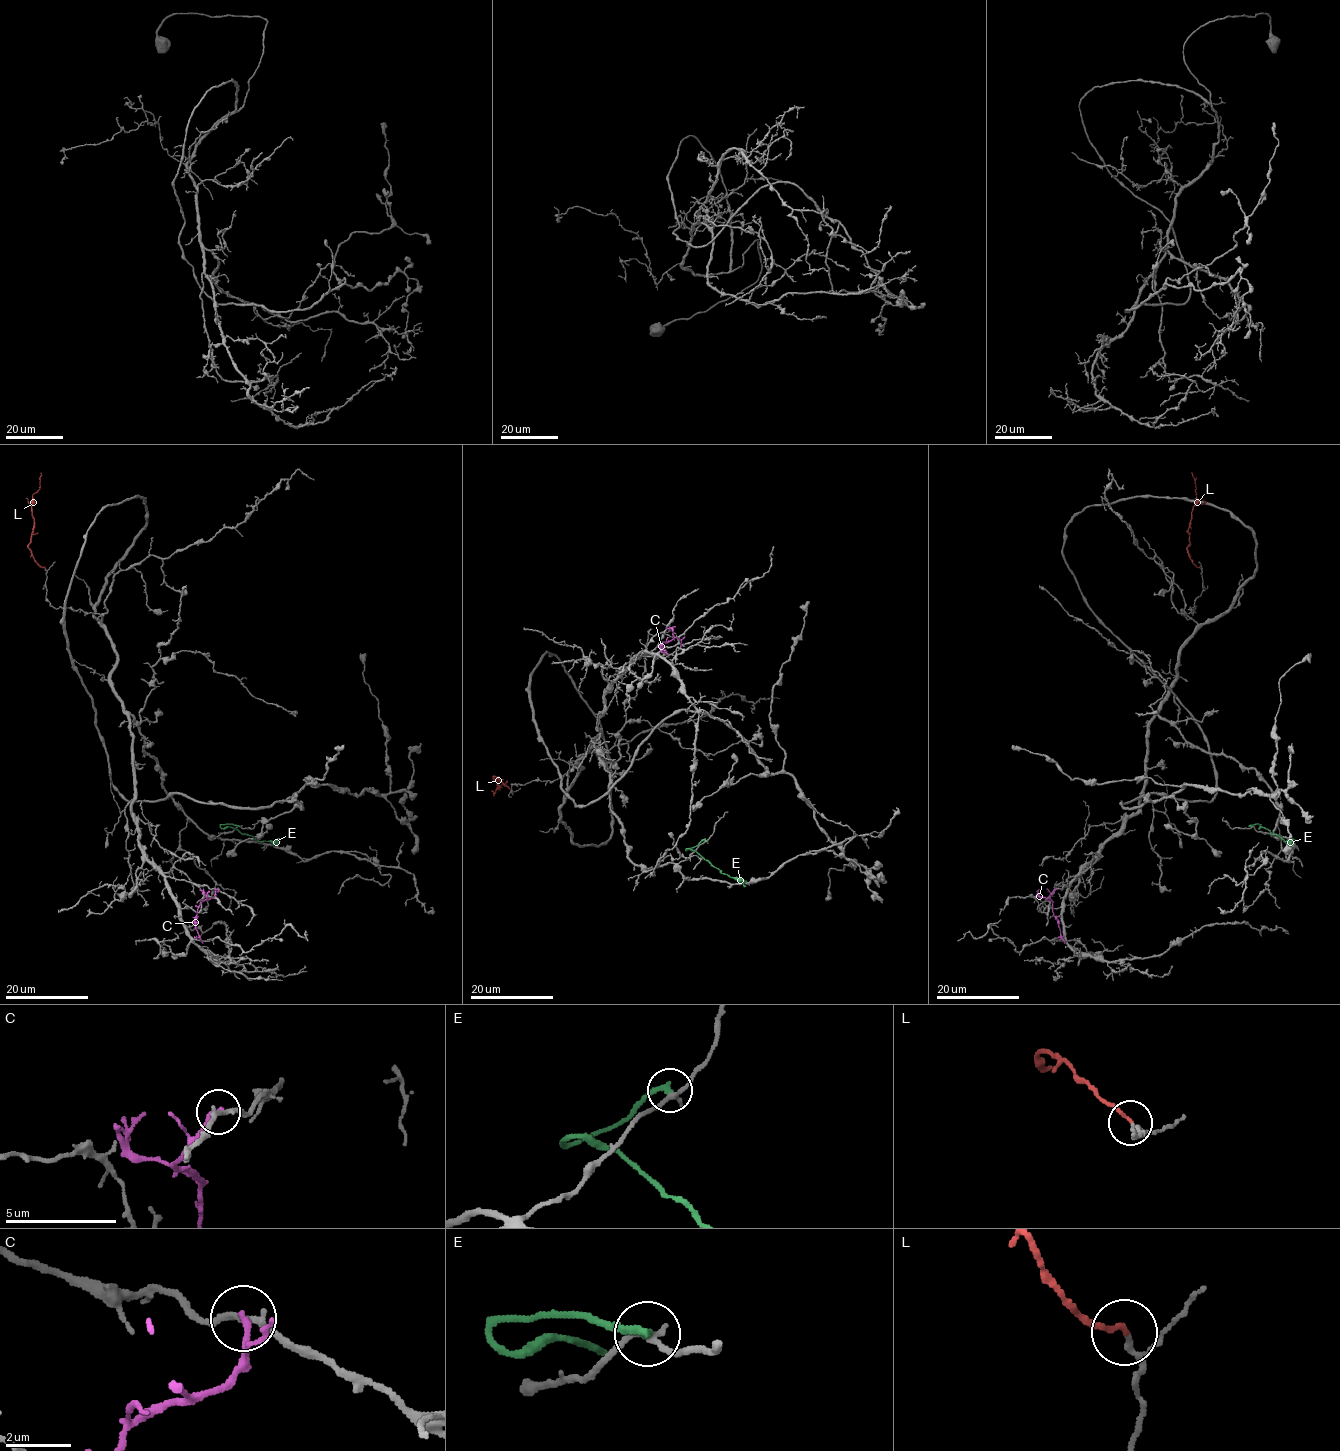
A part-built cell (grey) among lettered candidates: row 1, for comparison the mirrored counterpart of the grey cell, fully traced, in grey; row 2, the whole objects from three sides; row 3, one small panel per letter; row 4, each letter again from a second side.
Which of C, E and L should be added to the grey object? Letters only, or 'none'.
L

